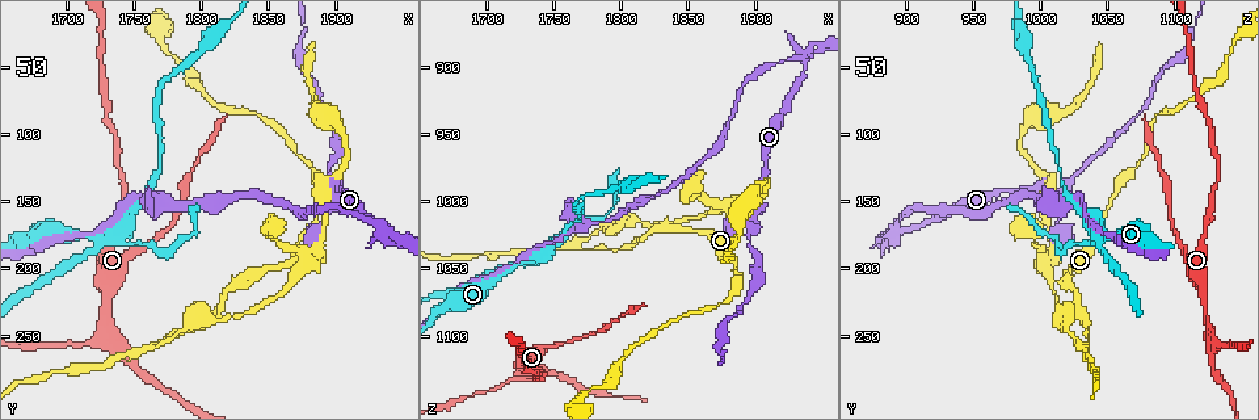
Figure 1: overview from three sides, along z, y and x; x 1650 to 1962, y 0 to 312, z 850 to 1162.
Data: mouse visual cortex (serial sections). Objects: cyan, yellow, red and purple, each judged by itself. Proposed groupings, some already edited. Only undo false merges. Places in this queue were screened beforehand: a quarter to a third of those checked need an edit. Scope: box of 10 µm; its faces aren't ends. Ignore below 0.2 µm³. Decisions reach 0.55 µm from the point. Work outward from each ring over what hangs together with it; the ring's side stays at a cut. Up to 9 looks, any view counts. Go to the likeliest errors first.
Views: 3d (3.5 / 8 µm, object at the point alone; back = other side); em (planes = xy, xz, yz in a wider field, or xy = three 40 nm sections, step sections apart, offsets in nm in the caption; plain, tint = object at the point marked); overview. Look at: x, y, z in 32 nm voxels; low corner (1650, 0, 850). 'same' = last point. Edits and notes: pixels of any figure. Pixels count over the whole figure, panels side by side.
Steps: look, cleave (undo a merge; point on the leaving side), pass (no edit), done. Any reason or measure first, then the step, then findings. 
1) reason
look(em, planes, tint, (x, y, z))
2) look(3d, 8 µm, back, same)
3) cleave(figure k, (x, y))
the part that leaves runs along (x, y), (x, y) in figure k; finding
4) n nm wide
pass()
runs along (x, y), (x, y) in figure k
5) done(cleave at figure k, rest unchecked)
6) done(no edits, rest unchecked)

look(3d, 3.5 µm, back, (1768, 254, 1034))

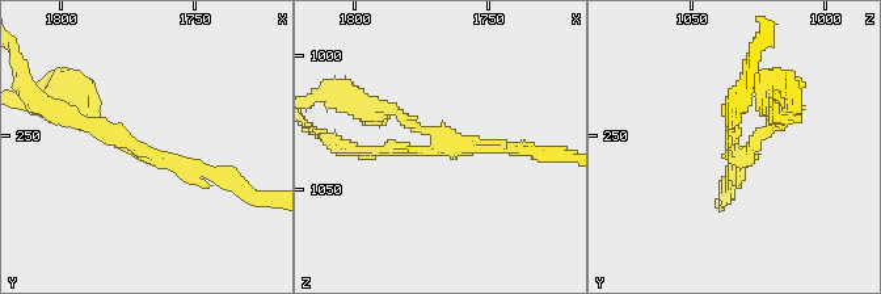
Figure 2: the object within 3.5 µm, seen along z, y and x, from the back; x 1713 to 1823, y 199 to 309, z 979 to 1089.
3 arms; arms of 150, 150, 150 nm; shape alone is not enough
look(em, xy, step 2, tint, (1770, 255, 1034))

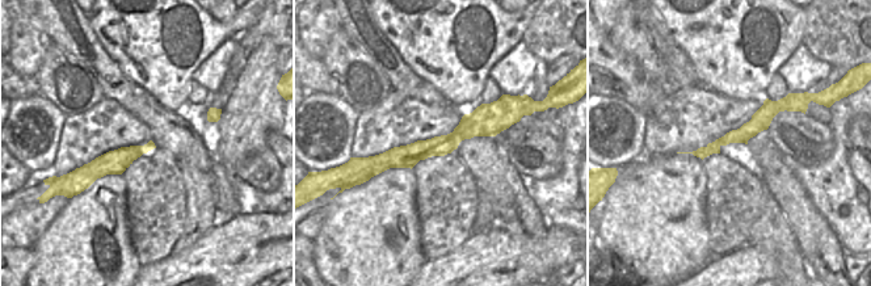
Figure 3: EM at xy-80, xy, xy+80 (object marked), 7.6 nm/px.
160 nm wide
cleave(figure 2, (392, 110))
the part that leaves runs along (429, 134), (396, 110), (328, 93) in figure 2; a second cell is stuck on

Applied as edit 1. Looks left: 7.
look(overview)

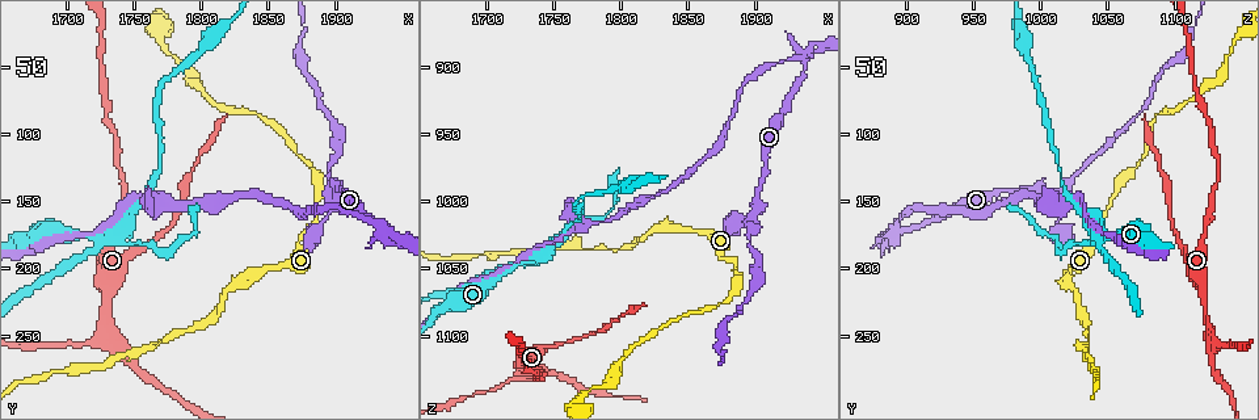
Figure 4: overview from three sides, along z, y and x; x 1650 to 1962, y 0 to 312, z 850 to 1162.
arms part here
look(3d, 3.5 µm, (1718, 176, 1050))

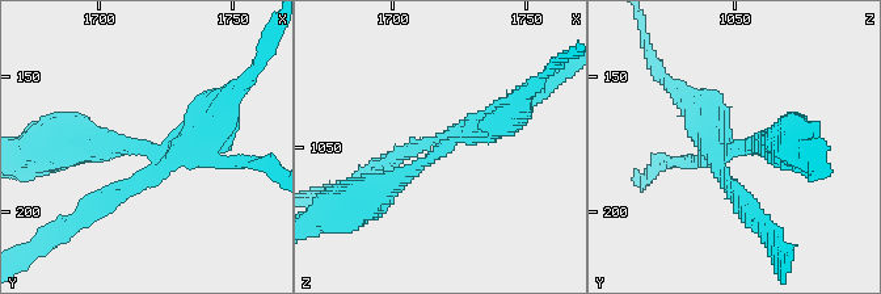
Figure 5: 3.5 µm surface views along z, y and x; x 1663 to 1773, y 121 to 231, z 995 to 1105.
now the EM
look(em, planes, tint, (1719, 178, 1048))

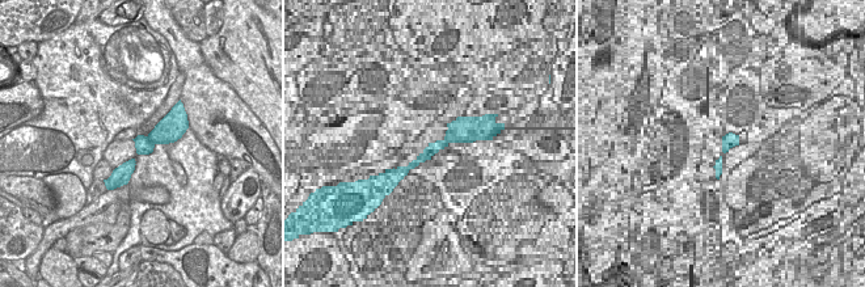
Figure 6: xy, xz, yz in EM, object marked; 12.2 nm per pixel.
cleave(figure 5, (692, 110))
the part that leaves runs along (723, 151), (661, 75) in figure 5; a second cell is stuck on

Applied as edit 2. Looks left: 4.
look(overview)

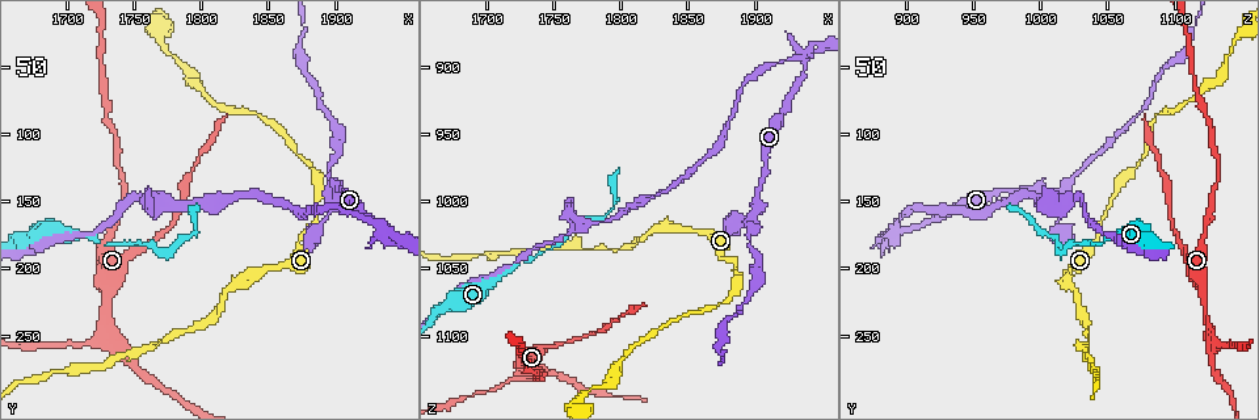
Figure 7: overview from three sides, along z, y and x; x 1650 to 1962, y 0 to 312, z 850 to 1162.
a fork
look(3d, 3.5 µm, (1934, 172, 894))

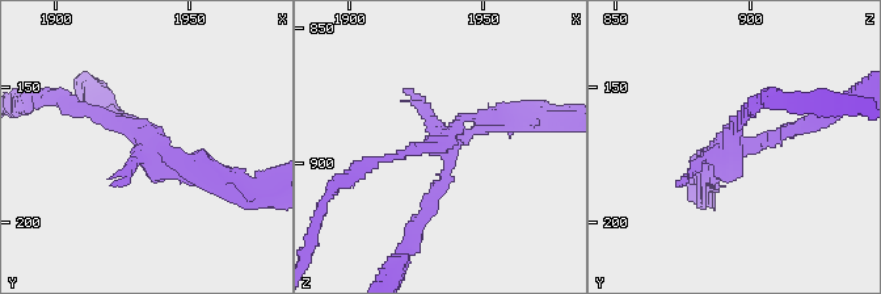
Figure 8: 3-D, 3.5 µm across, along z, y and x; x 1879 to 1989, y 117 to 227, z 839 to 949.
look(em, xy, step 3, tint, (1937, 171, 895))

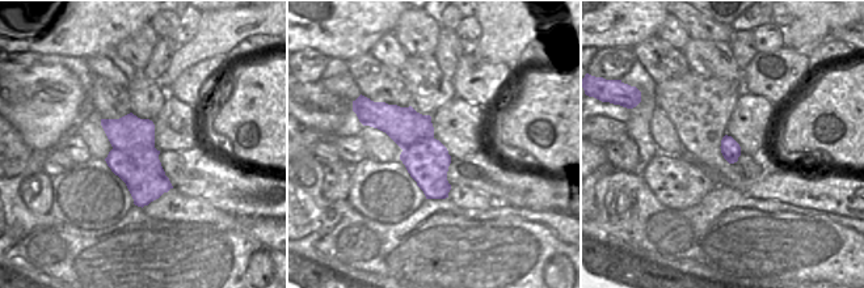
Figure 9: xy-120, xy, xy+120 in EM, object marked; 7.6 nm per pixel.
cleave(figure 8, (253, 201))
the part that leaves runs along (441, 145), (380, 158), (332, 188) in figure 8; a second cell is stuck on

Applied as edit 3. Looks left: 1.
done(cleave at figure 2, cleave at figure 5, cleave at figure 8, rest unchecked)

